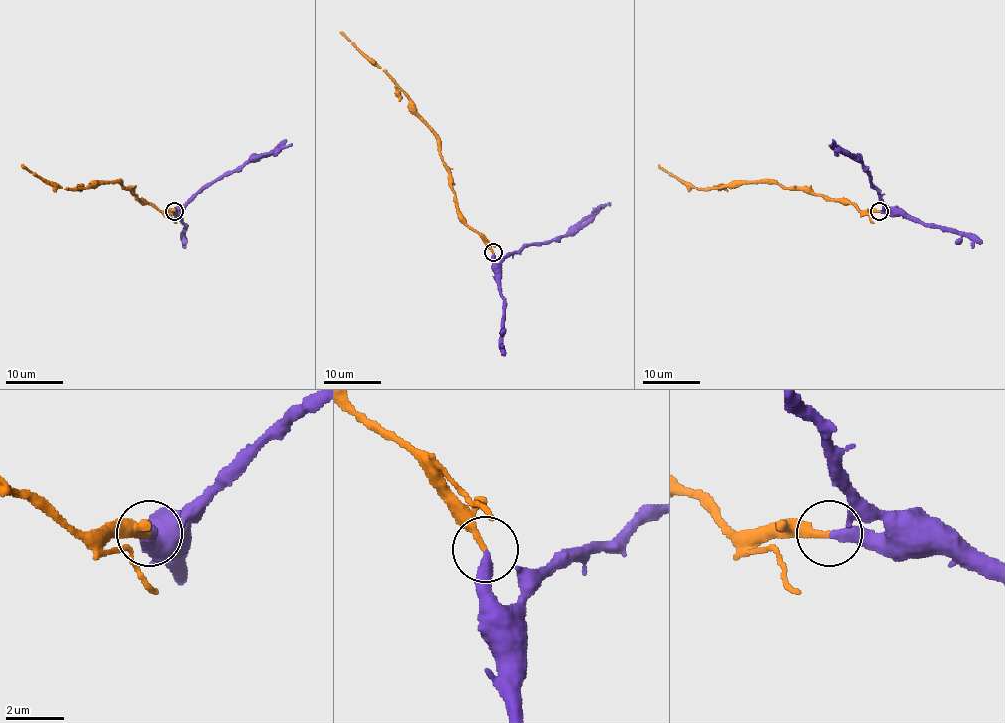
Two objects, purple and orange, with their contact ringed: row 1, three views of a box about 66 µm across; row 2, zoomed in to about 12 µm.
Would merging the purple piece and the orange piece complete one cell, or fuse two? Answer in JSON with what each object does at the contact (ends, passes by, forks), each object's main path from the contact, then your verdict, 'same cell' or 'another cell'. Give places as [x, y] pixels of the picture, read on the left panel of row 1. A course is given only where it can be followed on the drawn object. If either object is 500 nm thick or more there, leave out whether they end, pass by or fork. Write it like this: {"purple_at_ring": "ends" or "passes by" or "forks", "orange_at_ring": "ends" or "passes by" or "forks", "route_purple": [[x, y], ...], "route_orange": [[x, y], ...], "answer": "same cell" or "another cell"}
{"purple_at_ring": "ends", "orange_at_ring": "ends", "route_purple": [[174, 211], [181, 209], [211, 183], [265, 153], [273, 153], [292, 143]], "route_orange": [[174, 211], [161, 211], [117, 182], [96, 182], [85, 188], [53, 188], [22, 165]], "answer": "same cell"}

